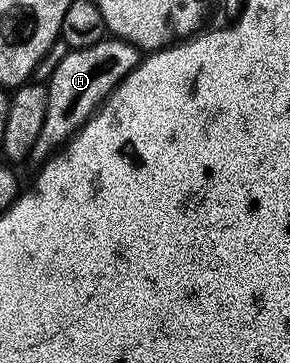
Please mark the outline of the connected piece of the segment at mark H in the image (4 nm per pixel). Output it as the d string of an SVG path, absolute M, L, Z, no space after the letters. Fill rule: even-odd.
M106 38L95 42L95 46L74 48L64 54L66 56L54 66L47 79L47 114L43 118L43 130L35 149L36 155L41 155L41 158L48 157L70 140L119 87L121 79L136 70L143 59L141 49L116 38Z

